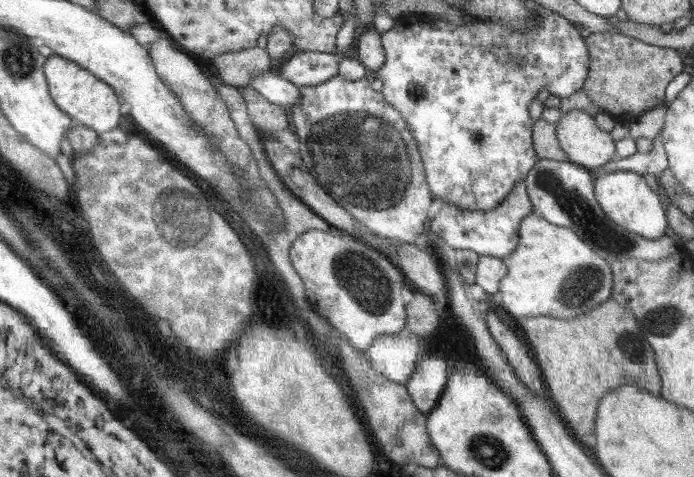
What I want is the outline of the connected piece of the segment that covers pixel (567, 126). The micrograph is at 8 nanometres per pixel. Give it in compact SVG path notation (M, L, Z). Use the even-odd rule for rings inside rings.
M578 109L562 112L555 125L560 146L574 164L597 170L599 166L601 167L606 162L610 162L610 158L614 156L614 138L608 132L600 130L597 124L594 124L594 118L592 118L591 113Z

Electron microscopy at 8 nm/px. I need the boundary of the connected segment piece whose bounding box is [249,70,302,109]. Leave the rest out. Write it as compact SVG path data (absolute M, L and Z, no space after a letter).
M275 70L256 73L249 83L268 102L286 109L301 101L302 93L298 91L298 87L282 78Z

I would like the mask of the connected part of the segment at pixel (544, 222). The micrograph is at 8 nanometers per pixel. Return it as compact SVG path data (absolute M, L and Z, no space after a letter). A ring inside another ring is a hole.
M532 212L520 223L519 244L511 255L503 258L508 270L499 284L502 301L498 308L502 306L506 312L510 312L516 318L546 316L574 318L613 297L614 276L610 263L582 237L579 237L570 228L552 224L551 221L536 212Z

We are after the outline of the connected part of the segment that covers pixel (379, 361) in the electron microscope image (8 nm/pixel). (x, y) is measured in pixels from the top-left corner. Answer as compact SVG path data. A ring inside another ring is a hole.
M404 329L395 335L382 335L376 338L366 351L372 366L384 378L398 384L405 384L416 370L420 354L420 337Z

